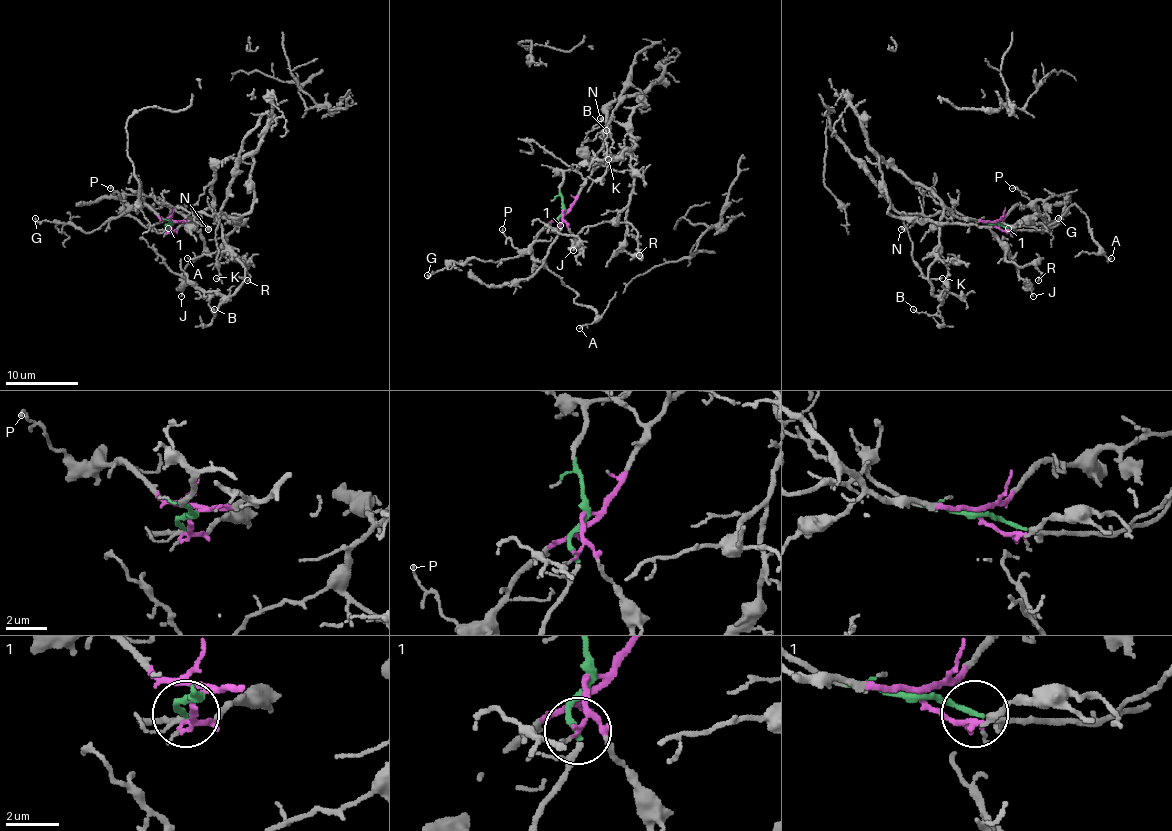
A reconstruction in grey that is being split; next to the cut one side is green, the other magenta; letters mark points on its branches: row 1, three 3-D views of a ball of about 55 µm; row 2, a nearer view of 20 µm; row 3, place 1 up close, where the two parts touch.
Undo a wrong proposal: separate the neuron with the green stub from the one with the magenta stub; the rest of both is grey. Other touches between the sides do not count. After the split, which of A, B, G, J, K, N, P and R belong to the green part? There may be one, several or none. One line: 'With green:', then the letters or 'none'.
With green: A, K

